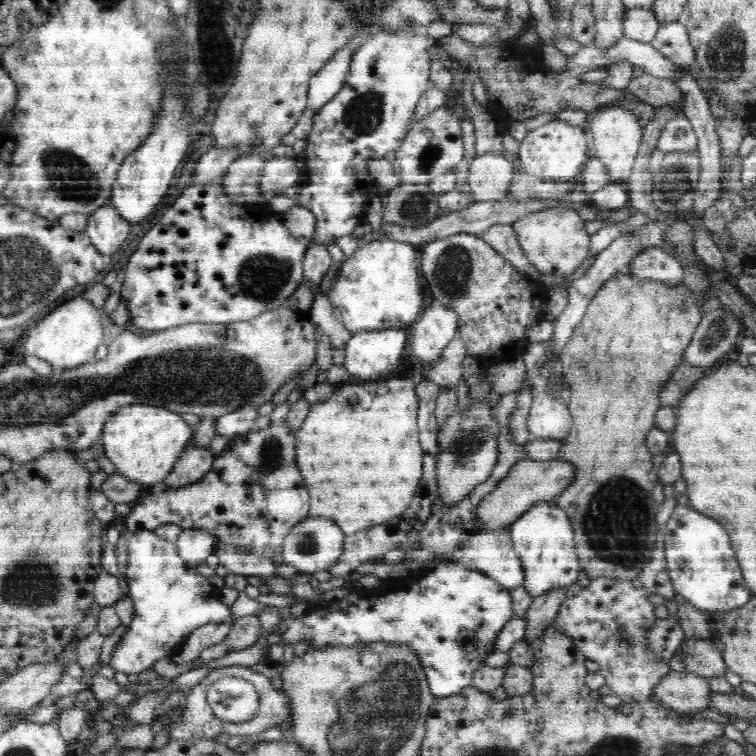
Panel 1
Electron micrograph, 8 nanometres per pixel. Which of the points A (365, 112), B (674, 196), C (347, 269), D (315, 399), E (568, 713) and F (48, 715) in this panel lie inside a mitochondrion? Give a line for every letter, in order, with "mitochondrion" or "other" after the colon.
A: mitochondrion
B: mitochondrion
C: other
D: other
E: other
F: other

